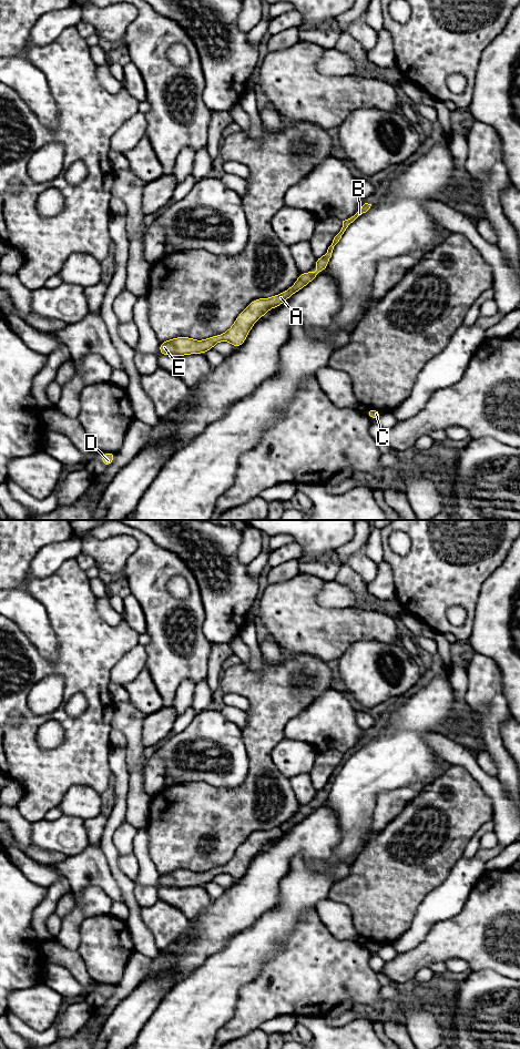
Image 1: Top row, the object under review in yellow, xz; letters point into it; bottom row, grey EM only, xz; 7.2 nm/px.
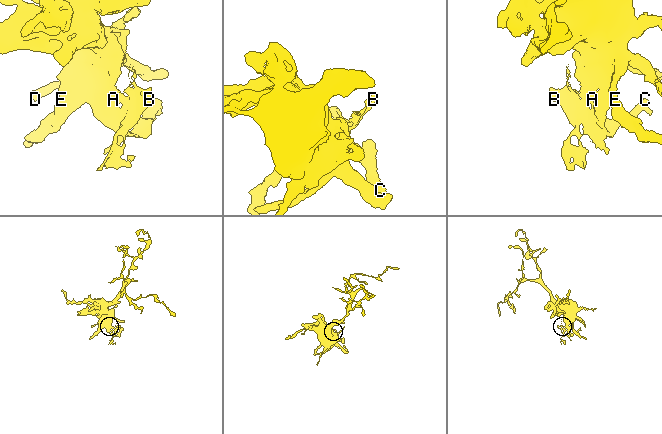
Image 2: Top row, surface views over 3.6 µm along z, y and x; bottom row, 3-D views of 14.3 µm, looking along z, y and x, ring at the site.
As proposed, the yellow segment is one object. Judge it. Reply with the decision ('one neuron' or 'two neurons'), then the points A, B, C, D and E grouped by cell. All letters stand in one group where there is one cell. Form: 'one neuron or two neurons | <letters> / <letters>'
one neuron | A B C D E

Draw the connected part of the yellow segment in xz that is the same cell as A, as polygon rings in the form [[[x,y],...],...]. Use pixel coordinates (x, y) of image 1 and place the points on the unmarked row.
[[[365,735],[354,747],[343,753],[343,760],[340,764],[334,770],[332,777],[328,780],[324,788],[316,791],[315,800],[318,804],[299,805],[297,813],[292,819],[284,823],[281,826],[272,828],[269,831],[254,832],[236,851],[232,859],[221,867],[211,868],[204,873],[195,873],[191,869],[174,869],[171,873],[161,874],[160,887],[169,888],[186,888],[190,886],[204,886],[210,882],[213,882],[214,877],[220,874],[228,874],[234,877],[235,880],[241,879],[254,856],[262,851],[266,844],[272,841],[278,839],[292,827],[300,823],[314,811],[319,808],[327,800],[334,778],[339,774],[341,767],[346,761],[359,751],[364,745],[370,741],[371,736]]]

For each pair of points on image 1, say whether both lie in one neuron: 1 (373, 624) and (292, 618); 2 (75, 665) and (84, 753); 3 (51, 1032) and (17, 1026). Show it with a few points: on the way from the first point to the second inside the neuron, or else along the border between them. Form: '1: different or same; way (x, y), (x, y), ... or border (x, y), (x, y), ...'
1: same; way (353, 624), (312, 624)
2: same; way (93, 688), (93, 719), (90, 731)
3: same; way (42, 1036), (31, 1036), (26, 1031)

